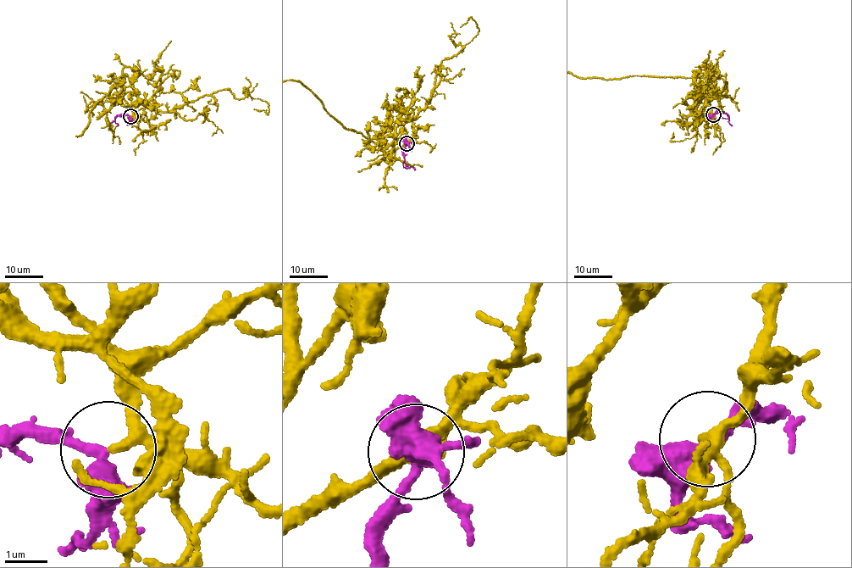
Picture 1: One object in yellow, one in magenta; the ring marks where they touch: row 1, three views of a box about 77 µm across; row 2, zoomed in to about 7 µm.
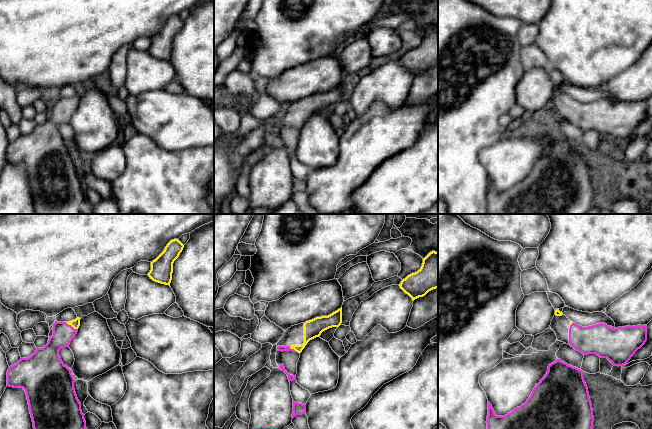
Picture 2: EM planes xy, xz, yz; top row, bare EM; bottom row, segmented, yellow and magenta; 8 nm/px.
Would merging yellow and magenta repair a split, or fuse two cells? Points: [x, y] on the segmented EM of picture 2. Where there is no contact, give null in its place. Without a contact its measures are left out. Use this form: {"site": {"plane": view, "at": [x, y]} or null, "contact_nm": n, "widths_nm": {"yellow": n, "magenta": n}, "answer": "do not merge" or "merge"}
{"site": {"plane": "xy", "at": [71, 325]}, "contact_nm": 120, "widths_nm": {"yellow": 70, "magenta": 160}, "answer": "merge"}

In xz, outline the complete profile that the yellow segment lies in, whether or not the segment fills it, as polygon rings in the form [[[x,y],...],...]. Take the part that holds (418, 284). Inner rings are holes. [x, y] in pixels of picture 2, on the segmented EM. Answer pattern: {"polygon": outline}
{"polygon": [[[430,252],[421,268],[403,279],[399,286],[413,301],[438,288],[438,252]]]}

